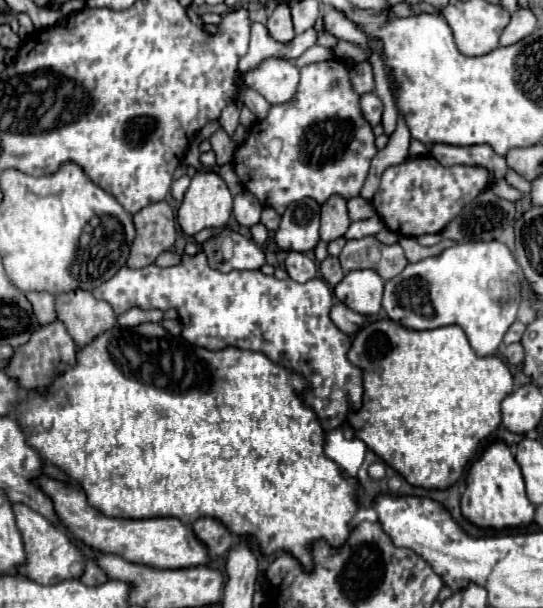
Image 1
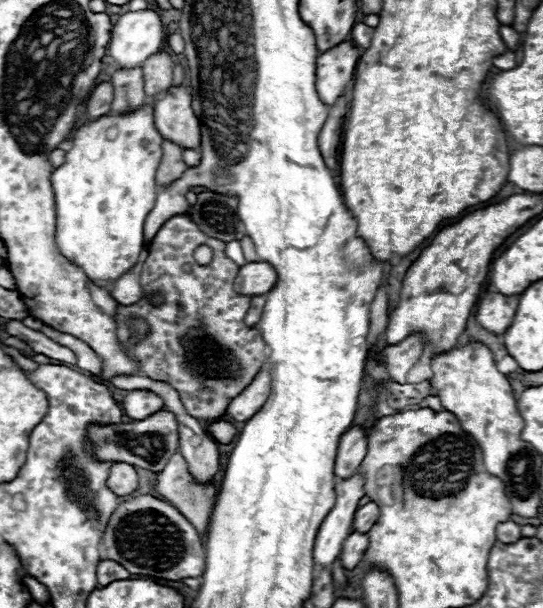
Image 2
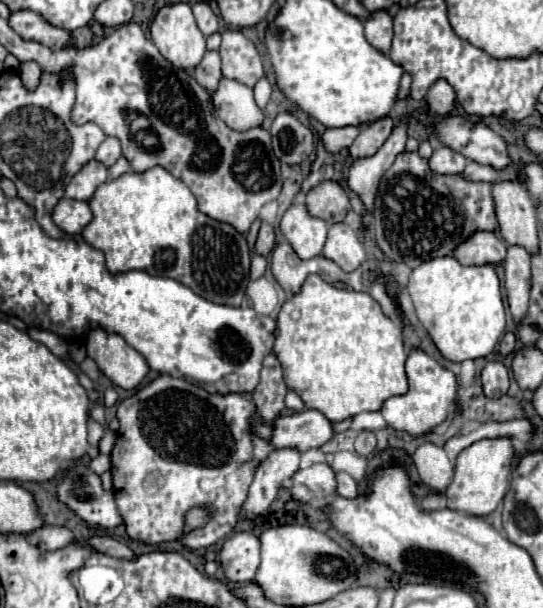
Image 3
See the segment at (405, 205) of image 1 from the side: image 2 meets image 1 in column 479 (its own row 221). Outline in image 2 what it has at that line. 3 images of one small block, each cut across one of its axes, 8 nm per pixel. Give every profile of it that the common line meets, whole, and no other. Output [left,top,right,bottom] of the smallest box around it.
[116,214,268,422]

